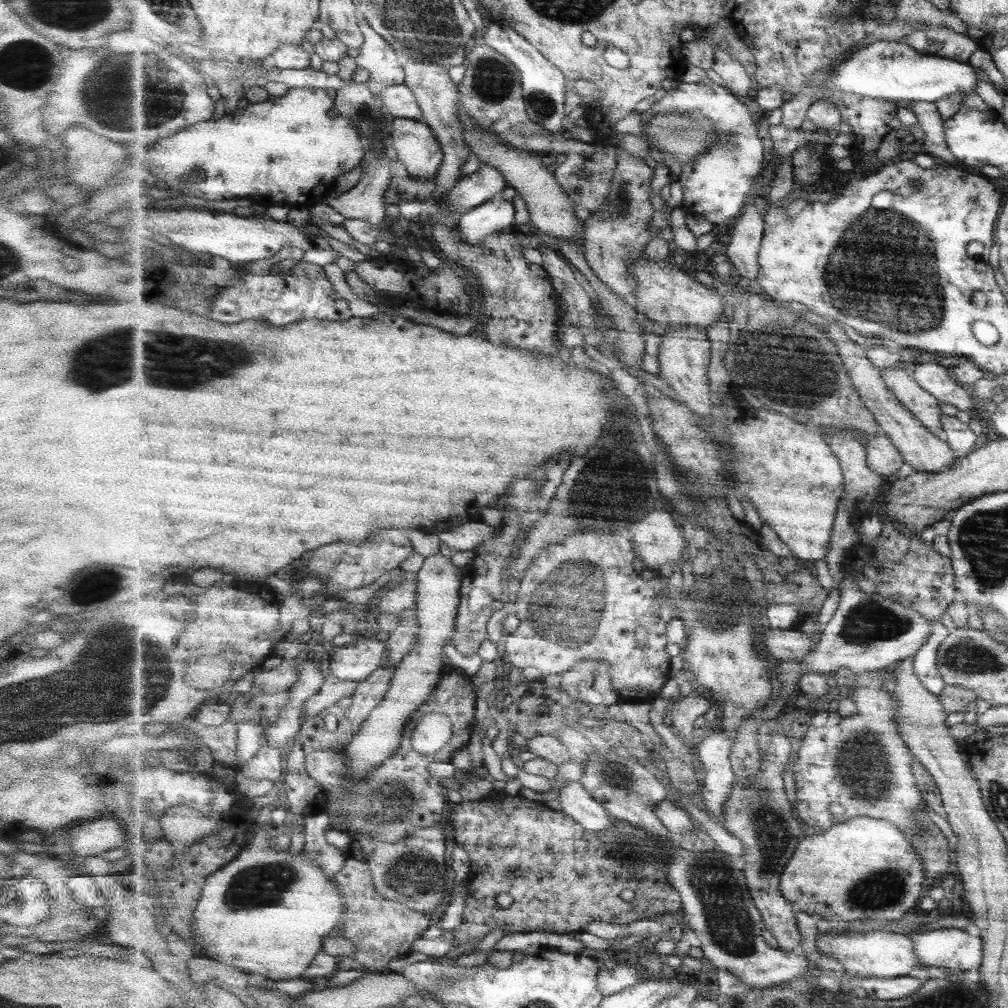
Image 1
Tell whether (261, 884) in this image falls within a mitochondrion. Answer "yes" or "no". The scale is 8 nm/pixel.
yes

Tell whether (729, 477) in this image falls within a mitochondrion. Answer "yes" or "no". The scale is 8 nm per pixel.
no

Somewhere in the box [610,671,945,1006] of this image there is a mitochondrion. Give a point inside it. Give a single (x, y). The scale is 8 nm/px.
(727, 917)

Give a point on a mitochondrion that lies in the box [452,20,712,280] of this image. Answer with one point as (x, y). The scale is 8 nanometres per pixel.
(492, 81)

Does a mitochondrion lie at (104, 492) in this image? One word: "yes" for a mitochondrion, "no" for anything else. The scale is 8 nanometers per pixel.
no

